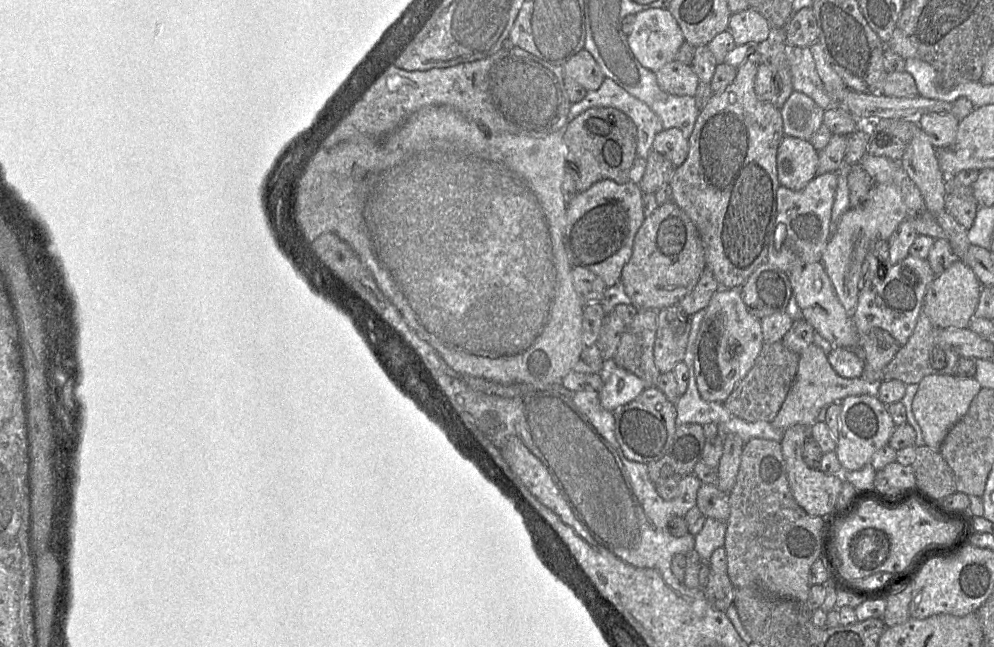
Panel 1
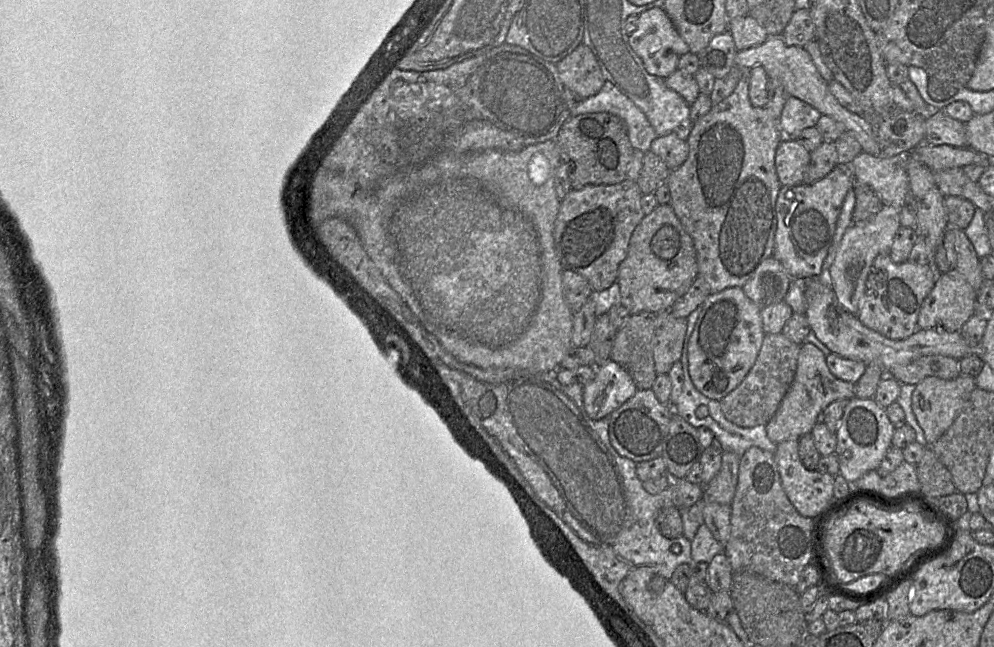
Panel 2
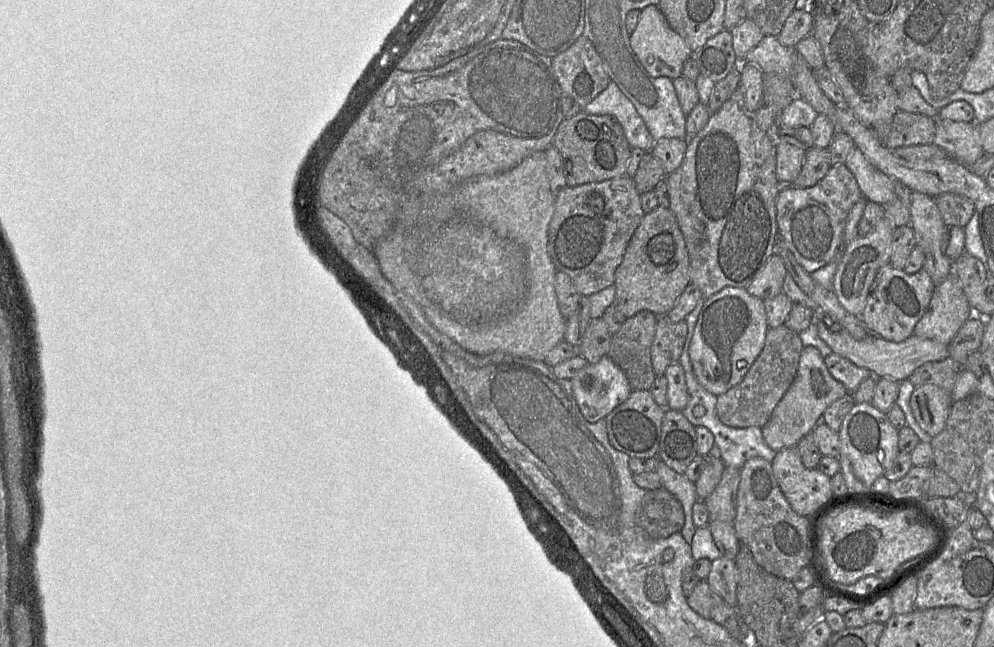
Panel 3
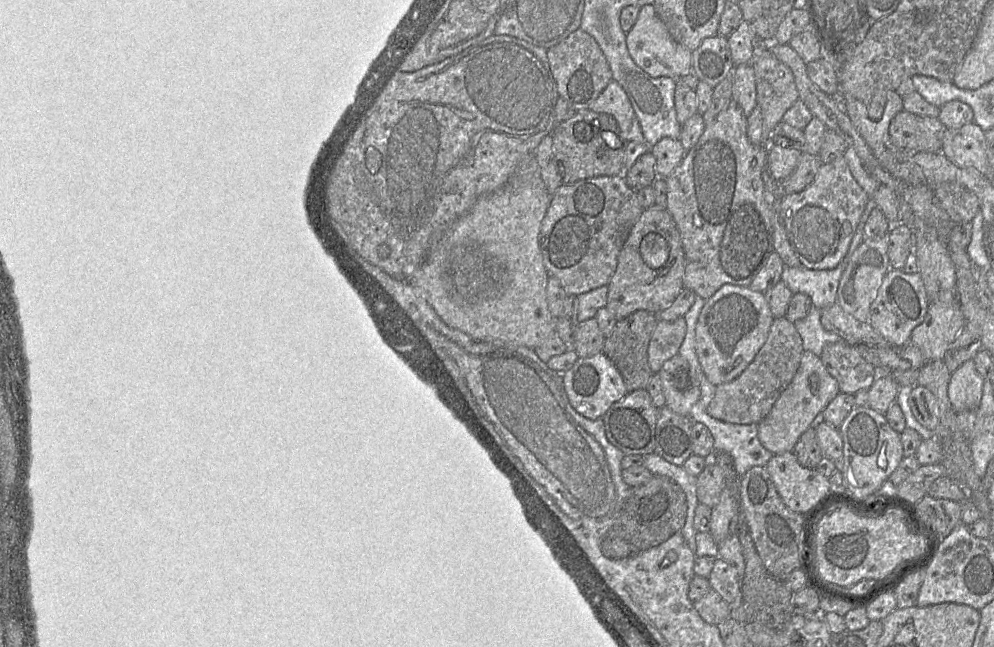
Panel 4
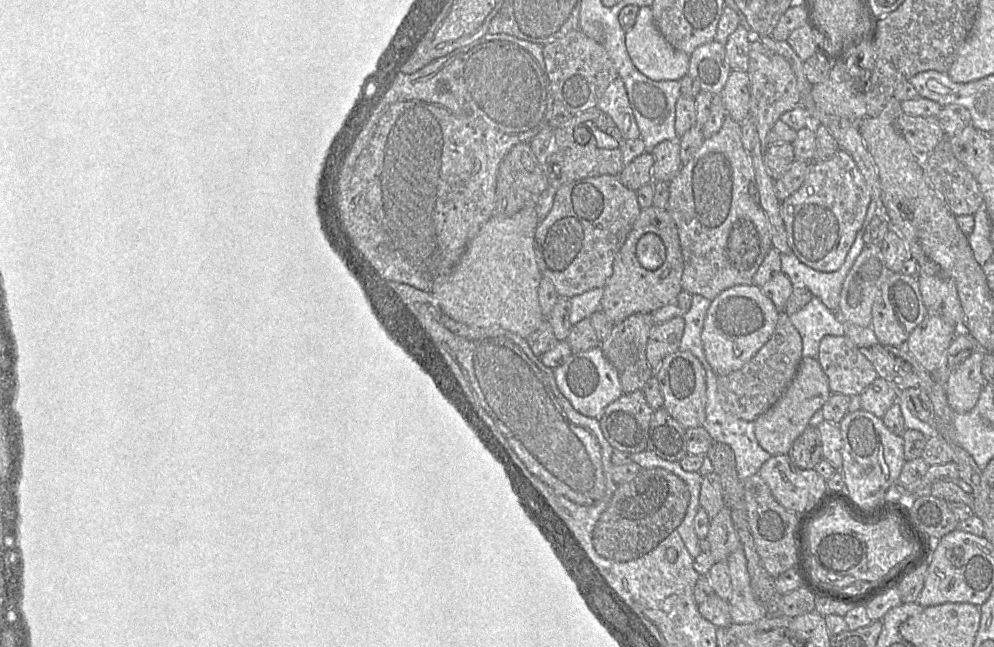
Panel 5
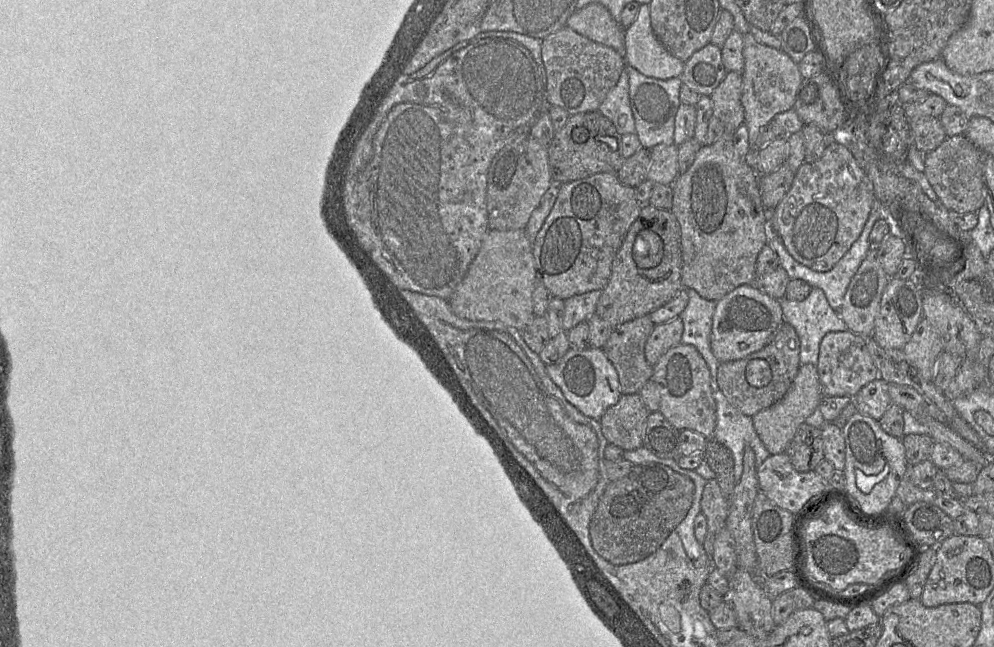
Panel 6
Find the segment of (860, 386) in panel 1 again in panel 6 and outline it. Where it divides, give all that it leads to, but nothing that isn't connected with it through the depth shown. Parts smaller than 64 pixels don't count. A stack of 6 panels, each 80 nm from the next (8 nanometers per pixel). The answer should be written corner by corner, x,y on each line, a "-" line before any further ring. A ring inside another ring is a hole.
803,364
784,397
752,417
754,430
770,455
786,453
797,429
817,409
822,397
817,366

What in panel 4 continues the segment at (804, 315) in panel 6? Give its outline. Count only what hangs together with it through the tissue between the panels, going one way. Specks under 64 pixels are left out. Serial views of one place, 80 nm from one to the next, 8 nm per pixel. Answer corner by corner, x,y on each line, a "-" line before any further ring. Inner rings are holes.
812,305
805,318
793,323
802,338
803,349
819,357
826,345
841,340
838,335
824,329
820,316
821,310

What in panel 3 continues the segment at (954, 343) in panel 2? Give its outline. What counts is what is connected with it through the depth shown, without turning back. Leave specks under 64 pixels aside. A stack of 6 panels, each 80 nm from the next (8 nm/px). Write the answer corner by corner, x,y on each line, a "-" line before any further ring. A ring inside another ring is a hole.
816,319
814,323
817,325
819,337
833,353
848,359
856,366
868,369
877,378
890,378
899,383
908,379
921,365
949,357
948,345
914,334
899,343
885,340
875,334
870,334
863,339
856,339
837,324
833,323
828,328
823,319

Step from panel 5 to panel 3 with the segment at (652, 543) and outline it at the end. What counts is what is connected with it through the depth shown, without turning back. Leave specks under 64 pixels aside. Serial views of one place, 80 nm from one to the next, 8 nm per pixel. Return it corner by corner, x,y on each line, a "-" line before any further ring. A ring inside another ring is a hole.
663,486
647,491
637,511
637,525
652,538
666,538
682,529
683,507

